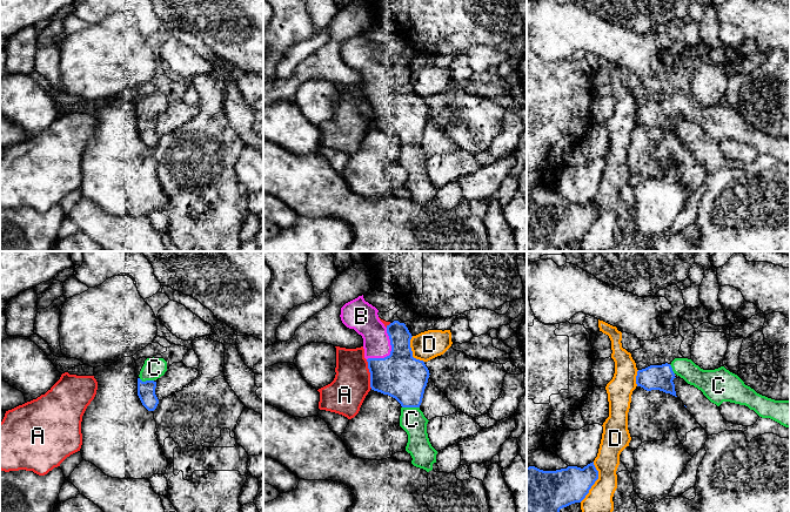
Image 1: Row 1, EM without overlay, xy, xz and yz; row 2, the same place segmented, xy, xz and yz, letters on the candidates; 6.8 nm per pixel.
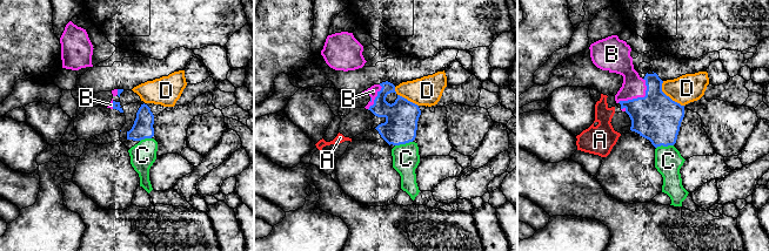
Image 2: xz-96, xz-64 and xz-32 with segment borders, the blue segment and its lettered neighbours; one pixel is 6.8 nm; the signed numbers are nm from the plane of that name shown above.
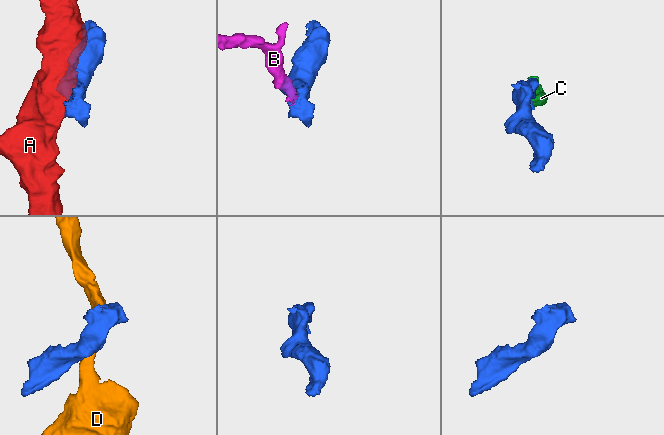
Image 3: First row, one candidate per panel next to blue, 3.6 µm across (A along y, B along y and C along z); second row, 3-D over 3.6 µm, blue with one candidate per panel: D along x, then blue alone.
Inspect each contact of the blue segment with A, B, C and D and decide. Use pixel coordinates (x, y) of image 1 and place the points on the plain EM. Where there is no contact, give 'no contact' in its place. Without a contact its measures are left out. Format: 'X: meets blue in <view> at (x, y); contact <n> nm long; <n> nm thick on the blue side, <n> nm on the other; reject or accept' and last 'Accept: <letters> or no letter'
A: meets blue in xz at (370, 110); contact 200 nm long; 320 nm thick on the blue side, 260 nm on the other; reject
B: meets blue in xz at (390, 89); contact 260 nm long; 320 nm thick on the blue side, 190 nm on the other; accept
C: meets blue in xz at (410, 143); contact 120 nm long; 320 nm thick on the blue side, 170 nm on the other; accept
D: meets blue in yz at (595, 217); contact 300 nm long; 260 nm thick on the blue side, 220 nm on the other; reject
Accept: B, C

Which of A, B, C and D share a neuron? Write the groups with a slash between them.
A / B C / D

